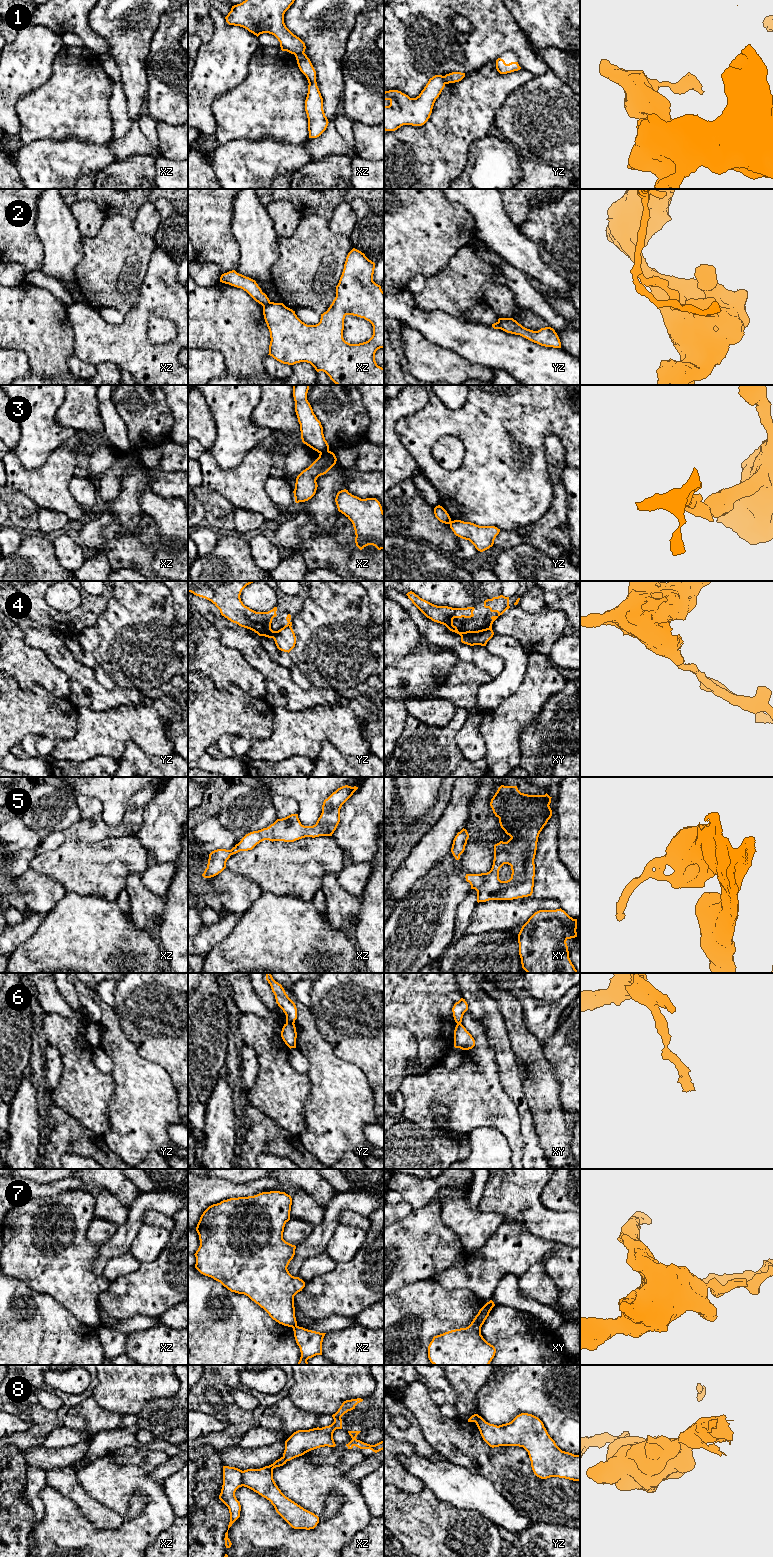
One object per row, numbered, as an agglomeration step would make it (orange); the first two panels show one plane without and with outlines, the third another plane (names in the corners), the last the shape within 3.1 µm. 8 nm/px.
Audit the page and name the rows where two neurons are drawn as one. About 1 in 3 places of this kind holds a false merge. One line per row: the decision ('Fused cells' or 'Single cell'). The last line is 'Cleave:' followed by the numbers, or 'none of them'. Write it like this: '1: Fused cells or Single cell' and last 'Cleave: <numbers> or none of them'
1: Fused cells
2: Fused cells
3: Fused cells
4: Fused cells
5: Single cell
6: Fused cells
7: Fused cells
8: Fused cells
Cleave: 1, 2, 3, 4, 6, 7, 8

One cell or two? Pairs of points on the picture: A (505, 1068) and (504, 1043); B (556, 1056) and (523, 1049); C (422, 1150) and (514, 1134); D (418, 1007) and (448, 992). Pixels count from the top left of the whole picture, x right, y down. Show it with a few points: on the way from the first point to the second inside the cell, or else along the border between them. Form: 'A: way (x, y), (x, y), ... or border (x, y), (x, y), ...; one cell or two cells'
A: way (505, 1062), (504, 1049); one cell
B: border (542, 1044), (544, 1056), (551, 1065), (554, 1074); two cells
C: border (445, 1129), (451, 1132), (467, 1134); two cells
D: way (425, 1000), (433, 992), (441, 992); one cell

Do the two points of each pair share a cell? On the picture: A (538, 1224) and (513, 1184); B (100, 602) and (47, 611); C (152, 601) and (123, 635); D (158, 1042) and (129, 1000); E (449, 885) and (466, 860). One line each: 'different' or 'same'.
A: same
B: same
C: same
D: same
E: different

